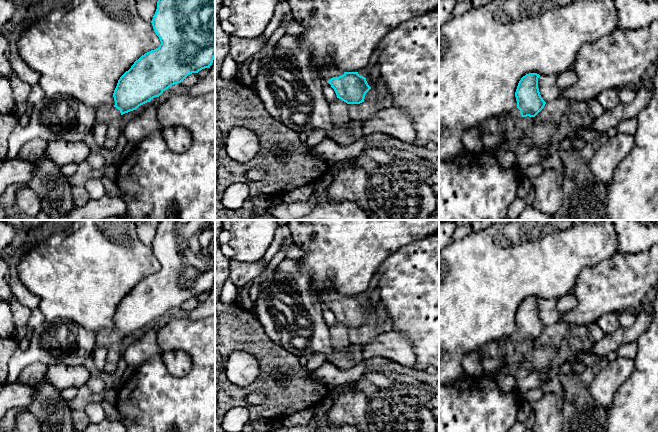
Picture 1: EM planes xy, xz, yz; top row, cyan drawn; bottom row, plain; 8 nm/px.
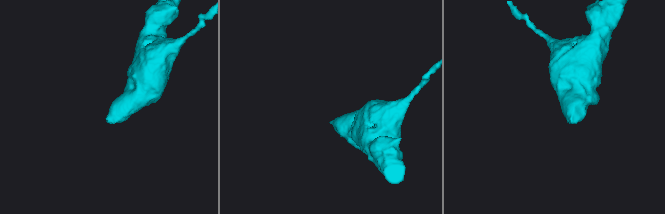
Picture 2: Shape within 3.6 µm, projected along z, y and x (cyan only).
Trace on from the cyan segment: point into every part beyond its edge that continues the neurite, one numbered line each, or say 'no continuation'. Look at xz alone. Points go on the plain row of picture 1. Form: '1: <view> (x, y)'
1: xz (329, 295)

